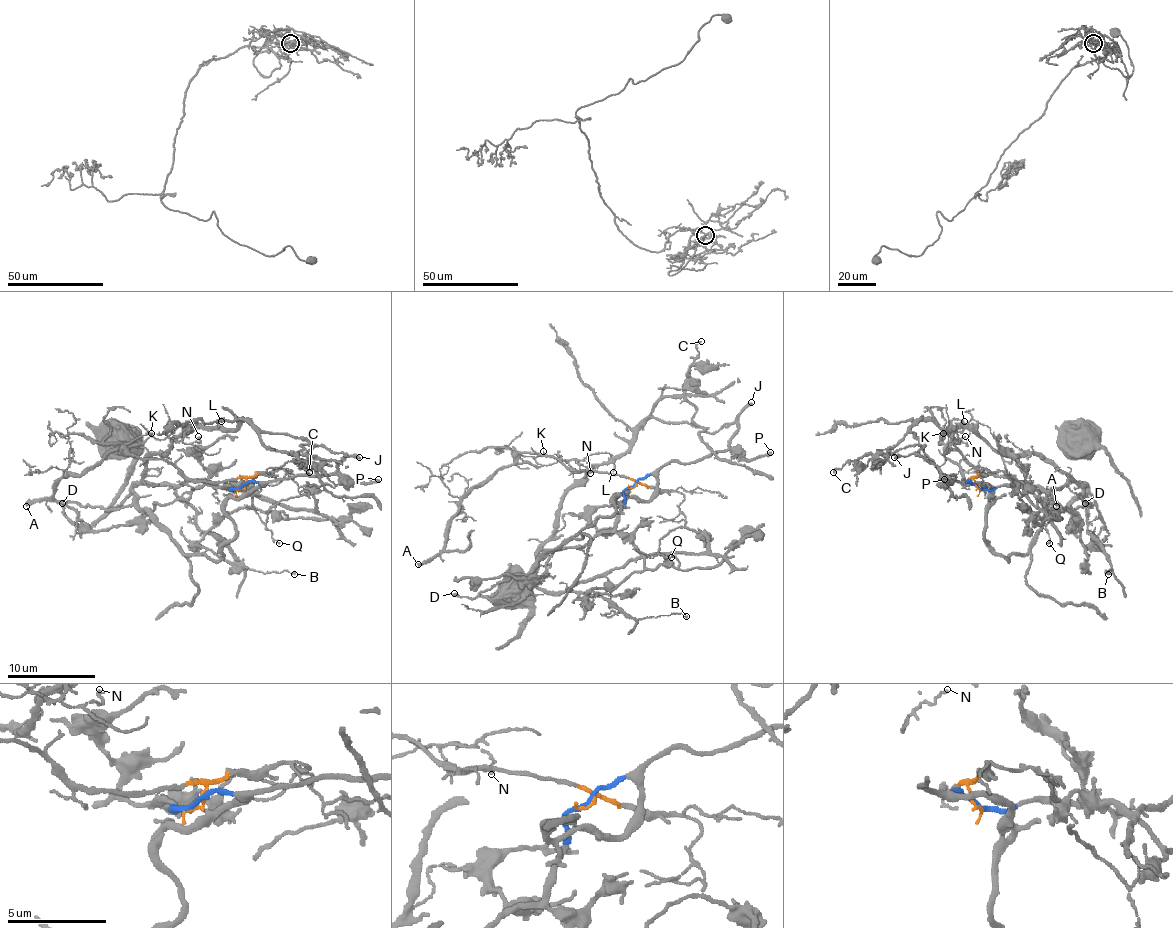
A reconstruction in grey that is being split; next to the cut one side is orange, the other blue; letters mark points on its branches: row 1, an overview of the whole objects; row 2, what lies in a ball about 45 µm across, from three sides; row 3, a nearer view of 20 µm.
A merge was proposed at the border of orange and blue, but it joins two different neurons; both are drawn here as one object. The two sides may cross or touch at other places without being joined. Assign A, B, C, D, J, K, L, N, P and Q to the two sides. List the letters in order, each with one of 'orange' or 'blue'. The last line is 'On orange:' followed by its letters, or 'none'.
A: orange
B: blue
C: blue
D: blue
J: blue
K: orange
L: blue
N: orange
P: blue
Q: blue
On orange: A, K, N

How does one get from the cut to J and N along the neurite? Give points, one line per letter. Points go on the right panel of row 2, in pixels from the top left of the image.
J: (980, 488), (971, 482), (953, 477), (955, 475), (944, 475), (913, 453), (893, 458)
N: (980, 488), (973, 477), (964, 482), (962, 471), (944, 455), (957, 435), (951, 440), (953, 444), (964, 435)

